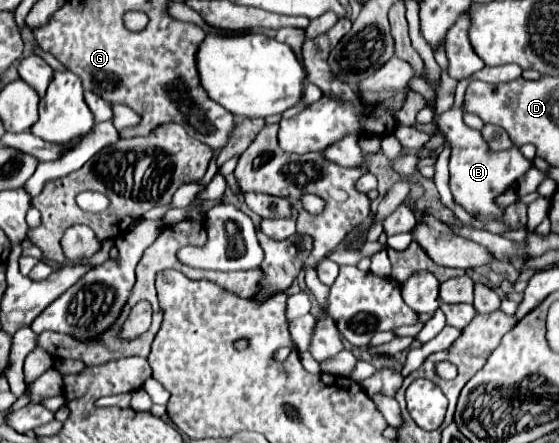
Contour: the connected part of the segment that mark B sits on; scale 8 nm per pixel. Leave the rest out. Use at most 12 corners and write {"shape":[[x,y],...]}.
{"shape":[[463,107],[416,123],[450,143],[454,203],[504,235],[506,193],[532,163],[518,147],[492,153]]}

